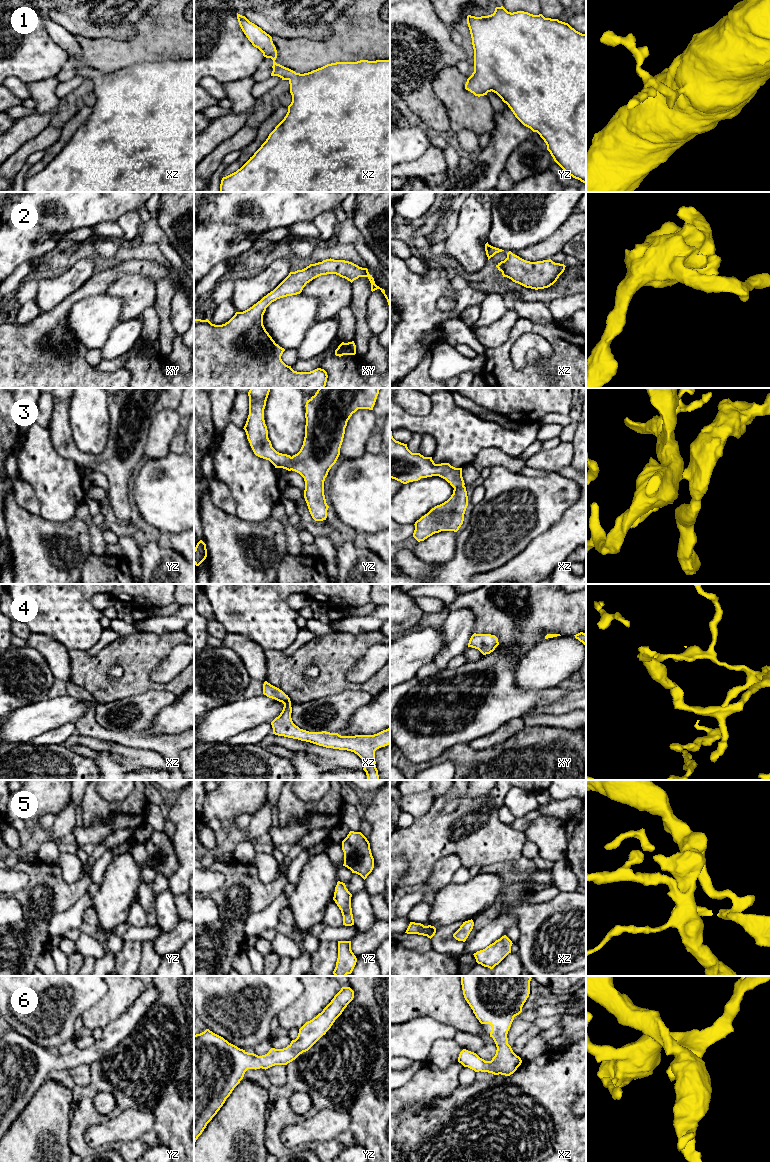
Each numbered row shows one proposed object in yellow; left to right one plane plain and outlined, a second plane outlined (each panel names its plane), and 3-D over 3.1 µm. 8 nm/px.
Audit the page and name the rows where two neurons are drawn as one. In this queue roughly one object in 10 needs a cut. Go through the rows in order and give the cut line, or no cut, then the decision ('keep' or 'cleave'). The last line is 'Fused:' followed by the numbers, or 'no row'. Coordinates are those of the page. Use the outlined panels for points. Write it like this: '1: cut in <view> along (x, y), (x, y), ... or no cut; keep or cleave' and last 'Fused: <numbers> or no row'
1: no cut; keep
2: no cut; keep
3: no cut; keep
4: no cut; keep
5: no cut; keep
6: no cut; keep
Fused: no row

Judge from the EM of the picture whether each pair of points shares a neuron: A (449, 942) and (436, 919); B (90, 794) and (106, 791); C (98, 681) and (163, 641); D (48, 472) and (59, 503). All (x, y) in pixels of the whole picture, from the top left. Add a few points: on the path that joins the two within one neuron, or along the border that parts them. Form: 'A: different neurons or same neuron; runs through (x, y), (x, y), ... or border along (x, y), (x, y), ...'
A: different neurons; border along (462, 922), (442, 924), (435, 927)
B: different neurons; border along (96, 790), (104, 801), (120, 801)
C: same neuron; runs through (107, 662), (118, 652), (144, 651)
D: same neuron; runs through (55, 480), (57, 495)

